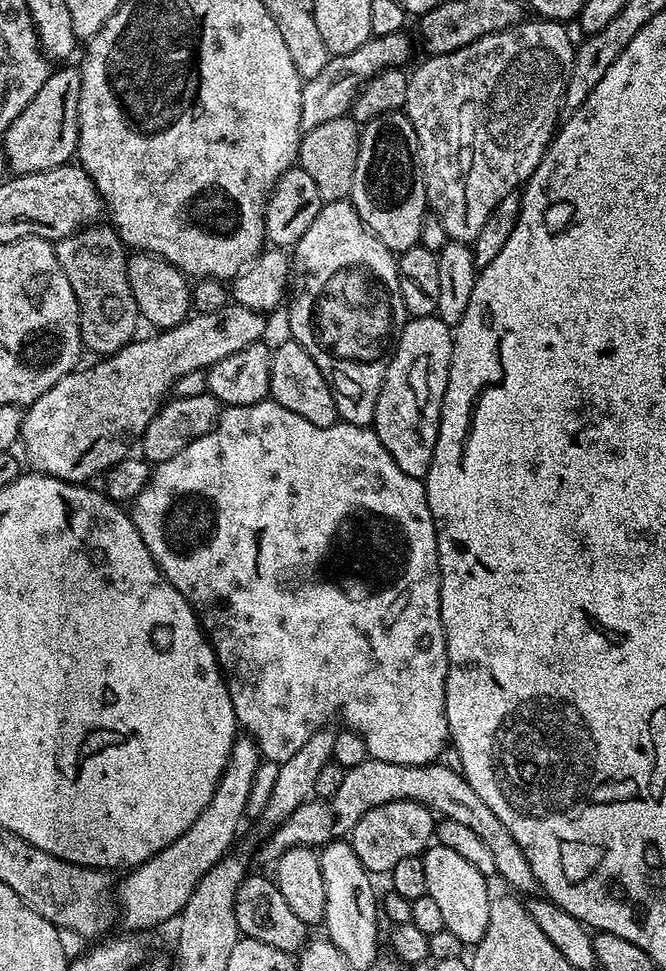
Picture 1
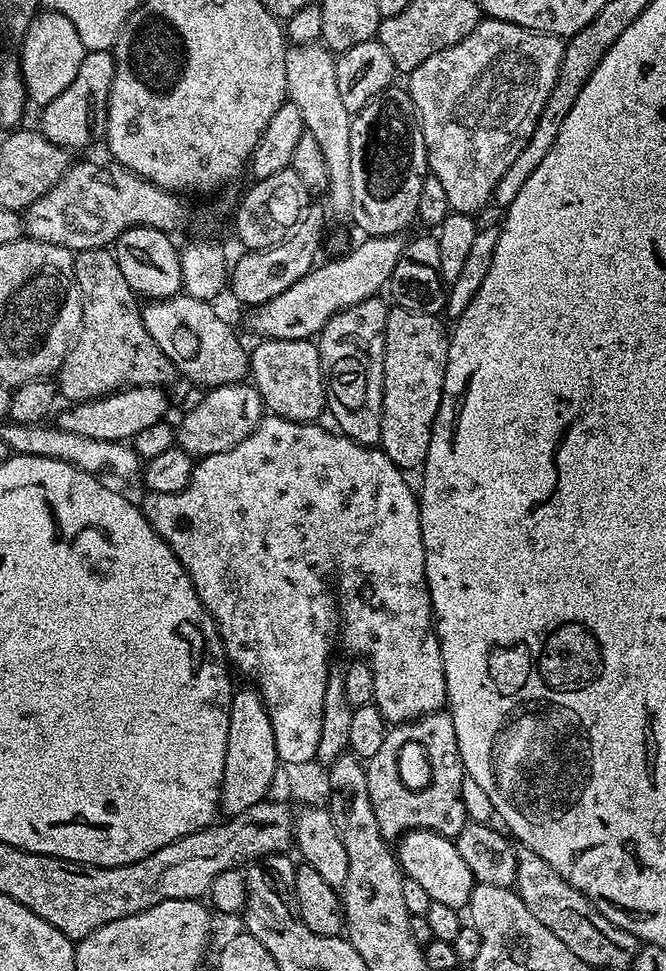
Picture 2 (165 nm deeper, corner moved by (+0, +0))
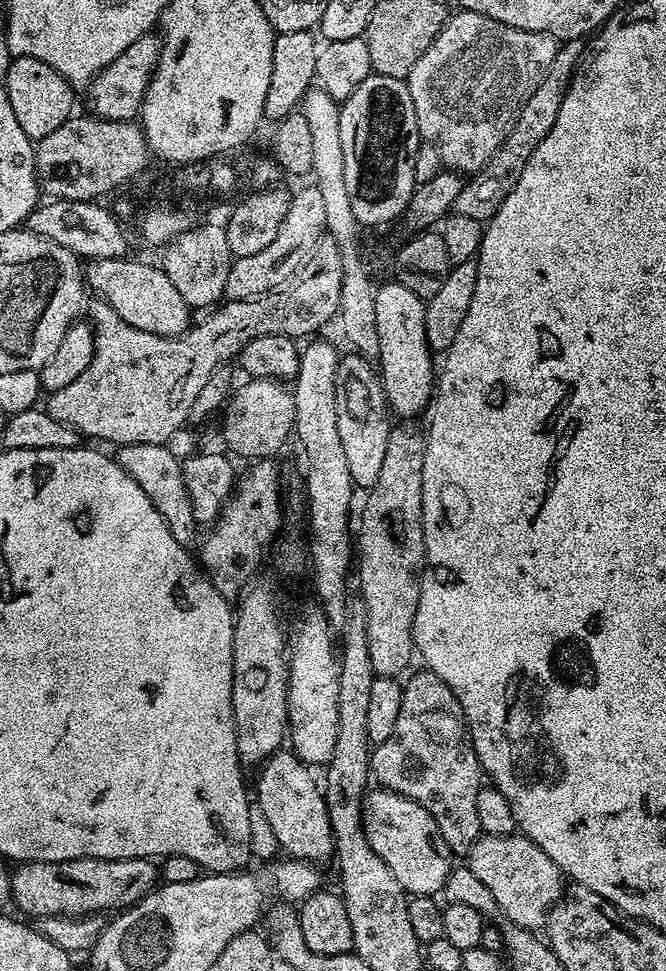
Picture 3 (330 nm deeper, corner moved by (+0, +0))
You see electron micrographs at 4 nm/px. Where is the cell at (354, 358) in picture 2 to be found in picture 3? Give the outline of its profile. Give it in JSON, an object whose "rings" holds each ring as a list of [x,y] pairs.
{"rings":[[[359,354],[341,355],[336,375],[336,397],[338,435],[342,437],[350,478],[357,489],[370,489],[374,482],[378,482],[378,473],[382,470],[382,462],[386,458],[386,438],[390,427],[390,409],[373,361]]]}

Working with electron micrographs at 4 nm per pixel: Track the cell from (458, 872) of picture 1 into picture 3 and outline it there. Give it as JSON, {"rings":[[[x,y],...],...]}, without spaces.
{"rings":[[[377,787],[375,790],[369,791],[364,798],[364,833],[374,854],[378,854],[378,858],[382,858],[382,862],[386,862],[386,866],[390,866],[390,874],[394,874],[394,878],[398,878],[405,893],[412,896],[431,897],[443,893],[444,884],[454,867],[454,857],[452,851],[446,846],[446,838],[442,838],[442,830],[438,830],[434,818],[430,818],[430,814],[426,810],[422,810],[422,806],[418,806],[418,802],[400,796],[396,792],[389,792],[387,788]]]}

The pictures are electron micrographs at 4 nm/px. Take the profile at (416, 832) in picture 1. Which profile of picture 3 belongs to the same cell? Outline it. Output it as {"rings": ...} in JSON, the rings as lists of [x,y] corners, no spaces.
{"rings":[[[427,670],[414,672],[408,681],[403,681],[402,706],[394,731],[386,742],[371,749],[370,776],[379,787],[418,802],[442,830],[453,857],[464,858],[482,834],[477,811],[482,769],[454,690],[438,674]]]}

